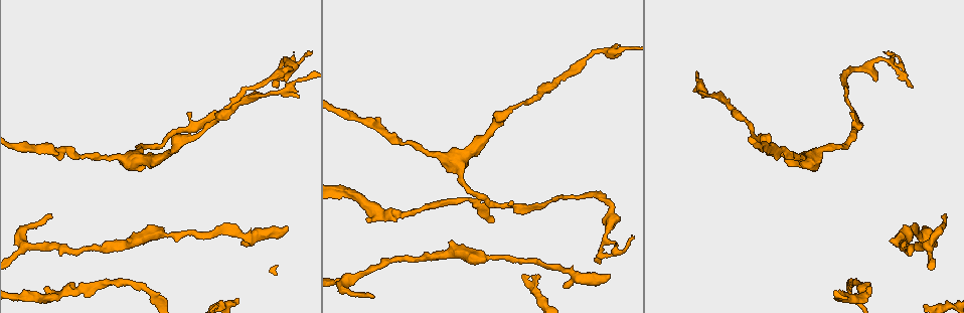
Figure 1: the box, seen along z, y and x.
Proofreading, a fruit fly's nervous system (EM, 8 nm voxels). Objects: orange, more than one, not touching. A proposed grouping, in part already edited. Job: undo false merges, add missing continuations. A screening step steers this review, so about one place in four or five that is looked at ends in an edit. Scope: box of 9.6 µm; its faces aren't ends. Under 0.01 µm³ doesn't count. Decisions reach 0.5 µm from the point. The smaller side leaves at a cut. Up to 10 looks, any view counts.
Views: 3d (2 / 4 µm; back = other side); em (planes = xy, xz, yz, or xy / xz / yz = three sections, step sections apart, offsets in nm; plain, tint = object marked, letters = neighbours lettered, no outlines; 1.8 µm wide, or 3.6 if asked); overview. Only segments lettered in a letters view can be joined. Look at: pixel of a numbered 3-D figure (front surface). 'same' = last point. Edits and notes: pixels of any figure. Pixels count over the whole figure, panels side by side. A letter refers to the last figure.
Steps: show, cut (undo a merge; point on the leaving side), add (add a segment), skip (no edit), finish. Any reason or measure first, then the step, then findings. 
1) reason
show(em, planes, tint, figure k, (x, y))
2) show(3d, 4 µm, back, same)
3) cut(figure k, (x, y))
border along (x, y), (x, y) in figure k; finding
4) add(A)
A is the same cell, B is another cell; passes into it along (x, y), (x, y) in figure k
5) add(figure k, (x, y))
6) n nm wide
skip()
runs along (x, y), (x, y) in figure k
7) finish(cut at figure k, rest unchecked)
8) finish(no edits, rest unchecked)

branch point
show(em, 3.6 µm, xz, step 8, tint, figure 1, (811, 162))

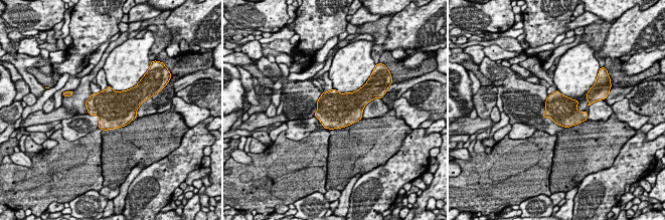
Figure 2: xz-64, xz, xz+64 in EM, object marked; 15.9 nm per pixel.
another direction
show(em, 3.6 µm, xy, step 16, letters, same)

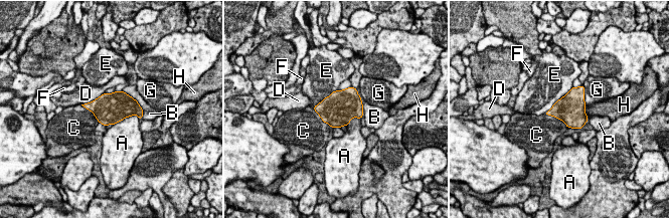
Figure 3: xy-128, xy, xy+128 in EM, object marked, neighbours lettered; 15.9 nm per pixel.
skip()
A, B, C, D, E, F, G and H are other cells; border along (313, 107), (319, 117), (331, 127) in figure 3; one cell here

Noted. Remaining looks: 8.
an open end
show(em, planes, letters, figure 1, (51, 218))

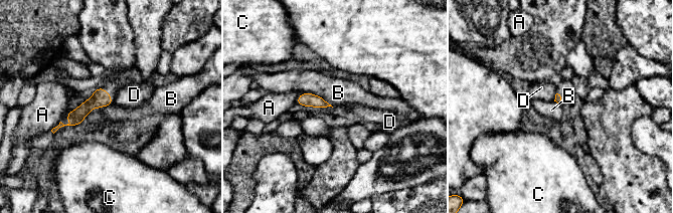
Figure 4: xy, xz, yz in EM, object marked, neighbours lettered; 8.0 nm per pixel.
skip()
A, B, C and D are other cells; runs along (106, 94), (89, 104), (71, 123) in figure 4; no lettered segment goes on from it

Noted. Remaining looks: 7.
an open end
show(3d, 4 µm, figure 1, (367, 217))

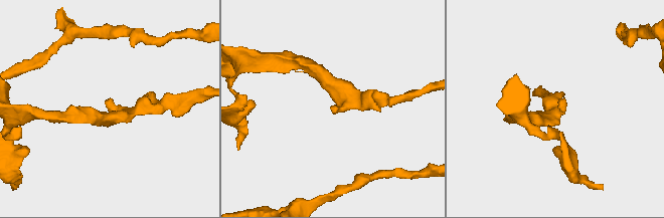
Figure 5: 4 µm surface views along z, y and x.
show(em, planes, letters, figure 5, (108, 98))

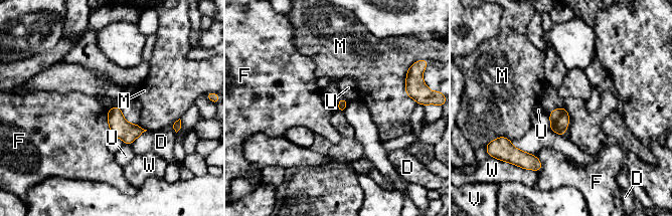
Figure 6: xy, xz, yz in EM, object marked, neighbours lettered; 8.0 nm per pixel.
skip()
D, F, M, U, V and W are other cells; border along (107, 111), (107, 124), (113, 136) in figure 6; none of them fits

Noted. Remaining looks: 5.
an open end
show(3d, 2 µm, figure 1, (286, 228))

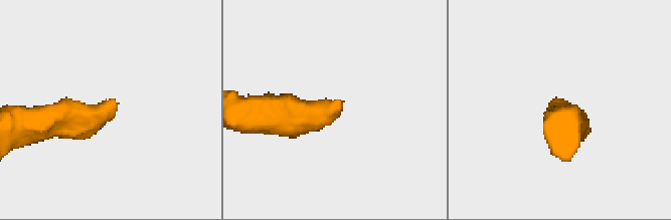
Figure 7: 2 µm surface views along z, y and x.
now the EM
show(em, planes, letters, figure 7, (341, 105))

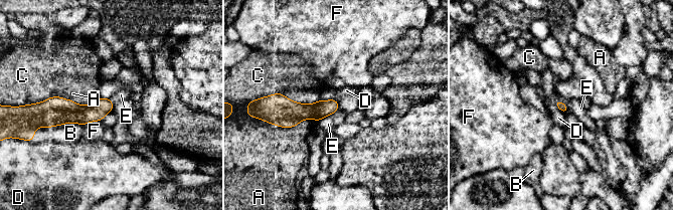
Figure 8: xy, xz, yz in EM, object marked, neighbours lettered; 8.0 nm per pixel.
A touches over 400 nm
add(figure 8, (70, 133))
B is the same cell, A, C, D, E and F are other cells; passes into it along (55, 111), (64, 123), (70, 133) in figure 8; it goes on there

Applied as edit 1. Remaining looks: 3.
finish(add at figure 8, rest unchecked)

